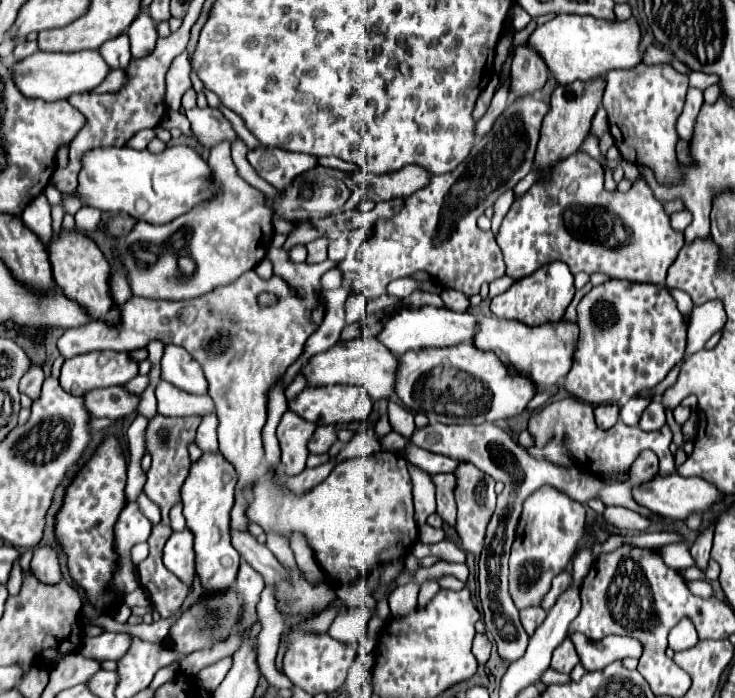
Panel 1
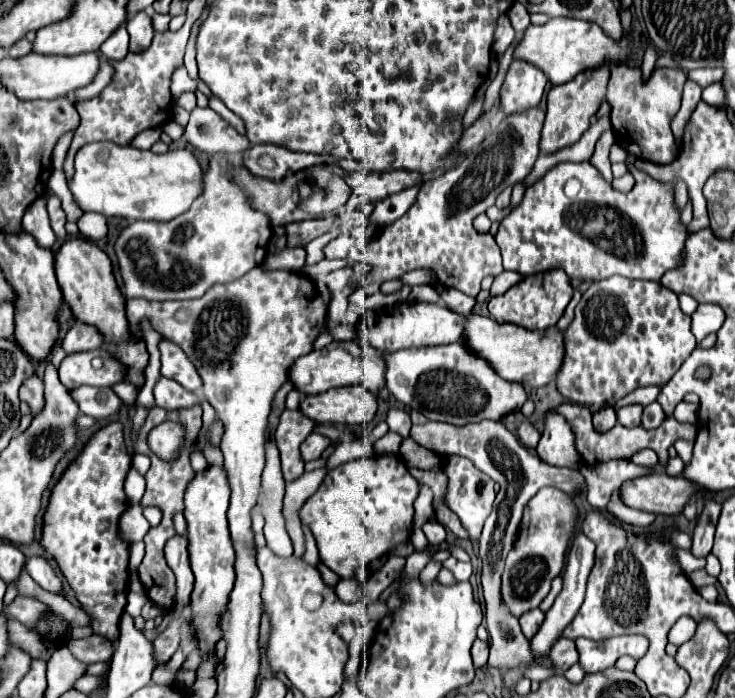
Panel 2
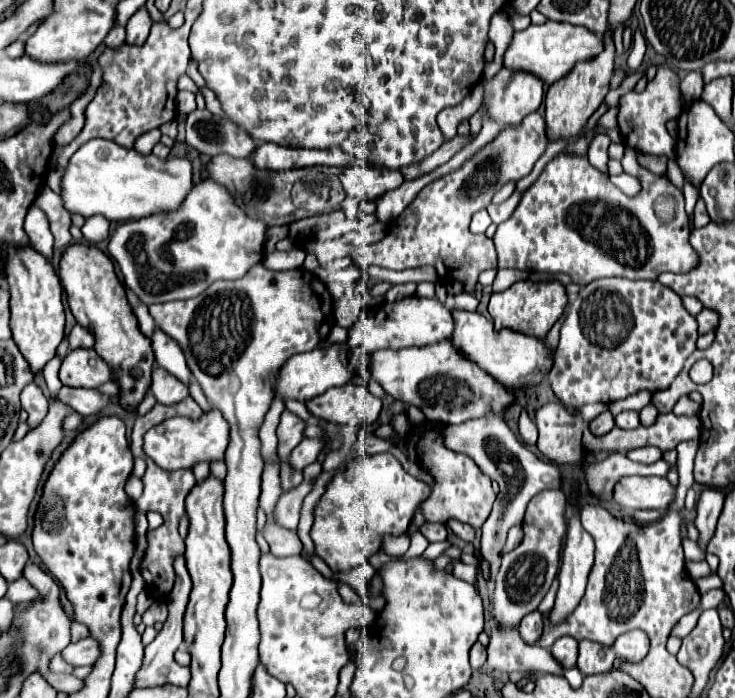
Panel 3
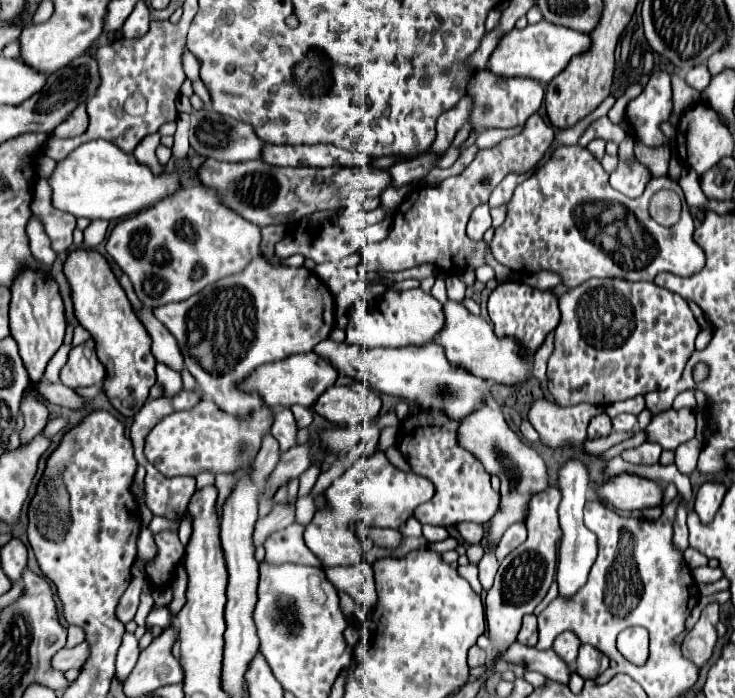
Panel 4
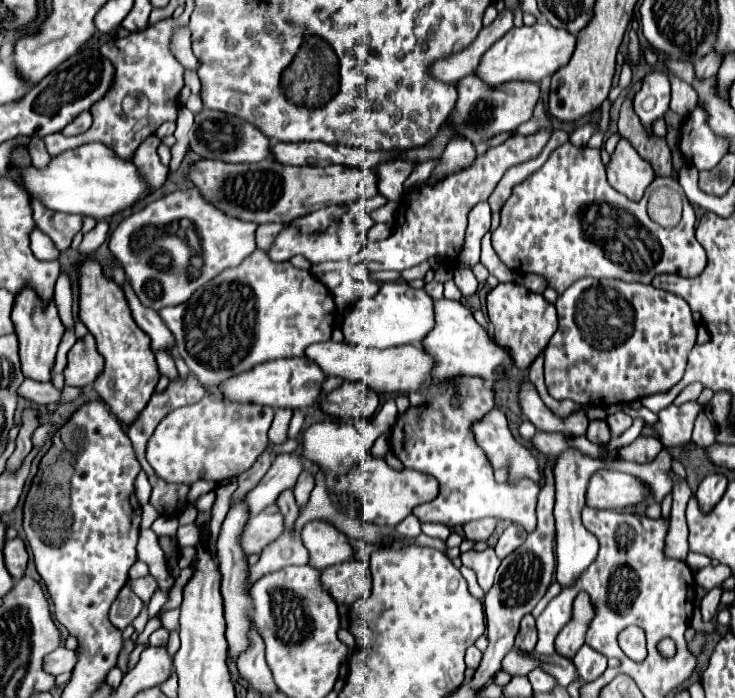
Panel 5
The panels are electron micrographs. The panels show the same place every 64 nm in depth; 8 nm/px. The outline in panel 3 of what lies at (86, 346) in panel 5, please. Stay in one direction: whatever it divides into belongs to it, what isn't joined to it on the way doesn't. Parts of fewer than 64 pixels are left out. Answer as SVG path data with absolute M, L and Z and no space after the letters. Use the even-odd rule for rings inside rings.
M94 348L70 350L60 368L60 380L72 388L96 388L112 380L112 372L106 362L94 352ZM94 360L94 364L90 364Z

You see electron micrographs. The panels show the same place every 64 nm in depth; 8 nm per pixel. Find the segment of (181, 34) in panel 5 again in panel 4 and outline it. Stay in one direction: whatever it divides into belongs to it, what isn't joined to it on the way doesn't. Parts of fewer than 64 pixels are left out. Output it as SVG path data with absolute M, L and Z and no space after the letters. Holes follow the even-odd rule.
M184 50L182 62L184 62L184 72L186 72L186 76L188 76L190 80L196 80L196 78L198 78L198 68L200 68L200 62L196 60L196 56L194 56L190 50Z

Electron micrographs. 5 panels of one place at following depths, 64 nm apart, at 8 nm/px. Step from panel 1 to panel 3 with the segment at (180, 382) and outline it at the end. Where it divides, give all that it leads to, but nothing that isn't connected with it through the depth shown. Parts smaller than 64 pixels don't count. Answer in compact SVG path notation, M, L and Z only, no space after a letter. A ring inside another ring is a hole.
M154 328L152 350L154 350L158 366L166 368L170 374L180 378L184 384L192 380L192 372L186 366L186 360L184 360L184 354L178 342L174 338L168 338L168 334L164 334L160 328Z

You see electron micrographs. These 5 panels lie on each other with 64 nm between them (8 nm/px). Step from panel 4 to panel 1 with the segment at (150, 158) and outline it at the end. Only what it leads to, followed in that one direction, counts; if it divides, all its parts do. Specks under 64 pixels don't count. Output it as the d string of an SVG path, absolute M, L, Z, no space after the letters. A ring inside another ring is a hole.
M150 128L150 130L140 130L126 146L134 148L134 150L144 150L144 148L148 146L148 142L154 140L154 138L156 138L156 130L154 130L154 128Z

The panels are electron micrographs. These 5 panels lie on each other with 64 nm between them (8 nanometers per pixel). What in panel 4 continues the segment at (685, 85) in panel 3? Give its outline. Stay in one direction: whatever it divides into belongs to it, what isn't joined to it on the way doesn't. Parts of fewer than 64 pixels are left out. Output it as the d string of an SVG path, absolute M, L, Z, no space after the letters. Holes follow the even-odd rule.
M706 64L694 66L694 68L686 74L686 82L688 82L692 88L696 88L696 90L704 90L710 80L712 80L712 76L710 76L710 70L708 70Z

